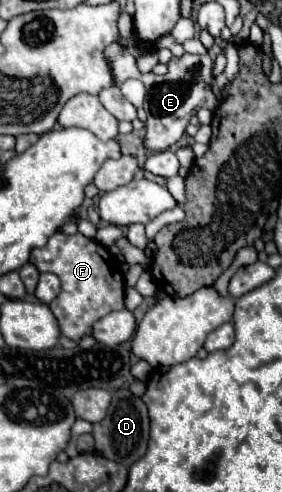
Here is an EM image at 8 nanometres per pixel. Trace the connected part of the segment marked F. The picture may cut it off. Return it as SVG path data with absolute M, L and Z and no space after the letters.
M56 232L48 238L46 246L32 250L30 262L40 272L52 272L62 280L62 292L50 302L50 310L58 318L62 336L66 338L70 338L70 332L72 338L80 338L82 334L78 332L90 332L94 322L124 308L124 272L120 262L106 246L82 236L80 232L74 236Z

